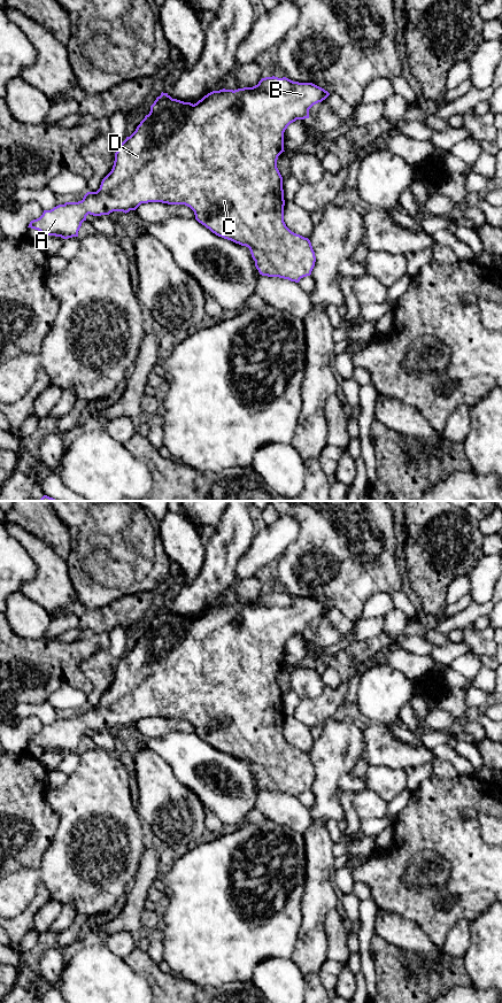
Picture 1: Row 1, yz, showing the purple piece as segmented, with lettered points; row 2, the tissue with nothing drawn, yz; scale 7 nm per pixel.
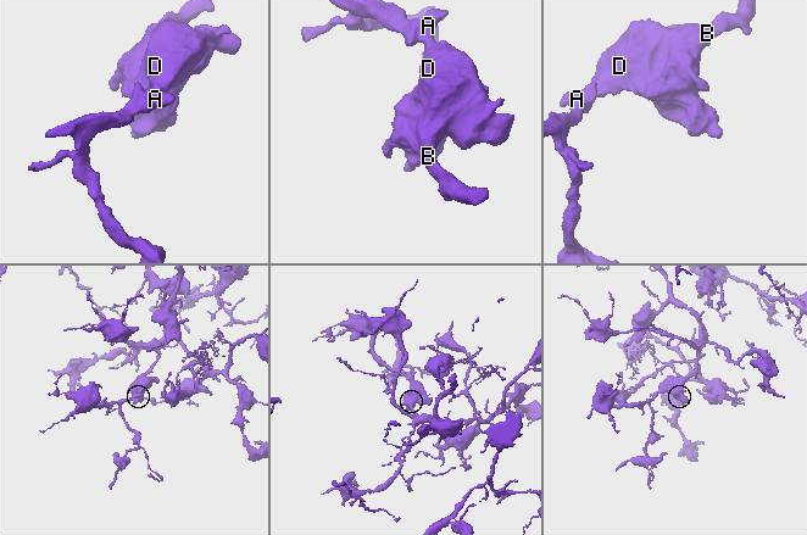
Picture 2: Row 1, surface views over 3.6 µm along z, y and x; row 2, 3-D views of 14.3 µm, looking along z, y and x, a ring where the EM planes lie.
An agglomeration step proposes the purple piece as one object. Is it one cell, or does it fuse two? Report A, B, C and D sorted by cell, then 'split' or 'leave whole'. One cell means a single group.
A B C D; leave whole

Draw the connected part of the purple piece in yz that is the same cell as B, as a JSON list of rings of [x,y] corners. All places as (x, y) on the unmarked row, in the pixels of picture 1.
[[[275,591],[262,593],[253,602],[213,605],[194,619],[172,614],[162,607],[136,646],[118,659],[113,684],[102,694],[100,703],[87,707],[82,716],[65,717],[44,725],[28,742],[38,744],[44,750],[68,754],[78,751],[82,738],[88,728],[126,728],[148,717],[185,719],[194,726],[195,734],[213,748],[248,762],[260,789],[299,797],[301,793],[311,789],[316,771],[310,755],[292,747],[284,736],[283,692],[277,682],[277,674],[285,666],[284,647],[287,641],[296,634],[309,633],[309,624],[329,610],[327,605],[312,597]]]

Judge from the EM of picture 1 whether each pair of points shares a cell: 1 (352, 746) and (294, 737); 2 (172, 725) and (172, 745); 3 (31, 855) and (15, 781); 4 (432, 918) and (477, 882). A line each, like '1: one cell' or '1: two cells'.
1: two cells
2: two cells
3: one cell
4: one cell

